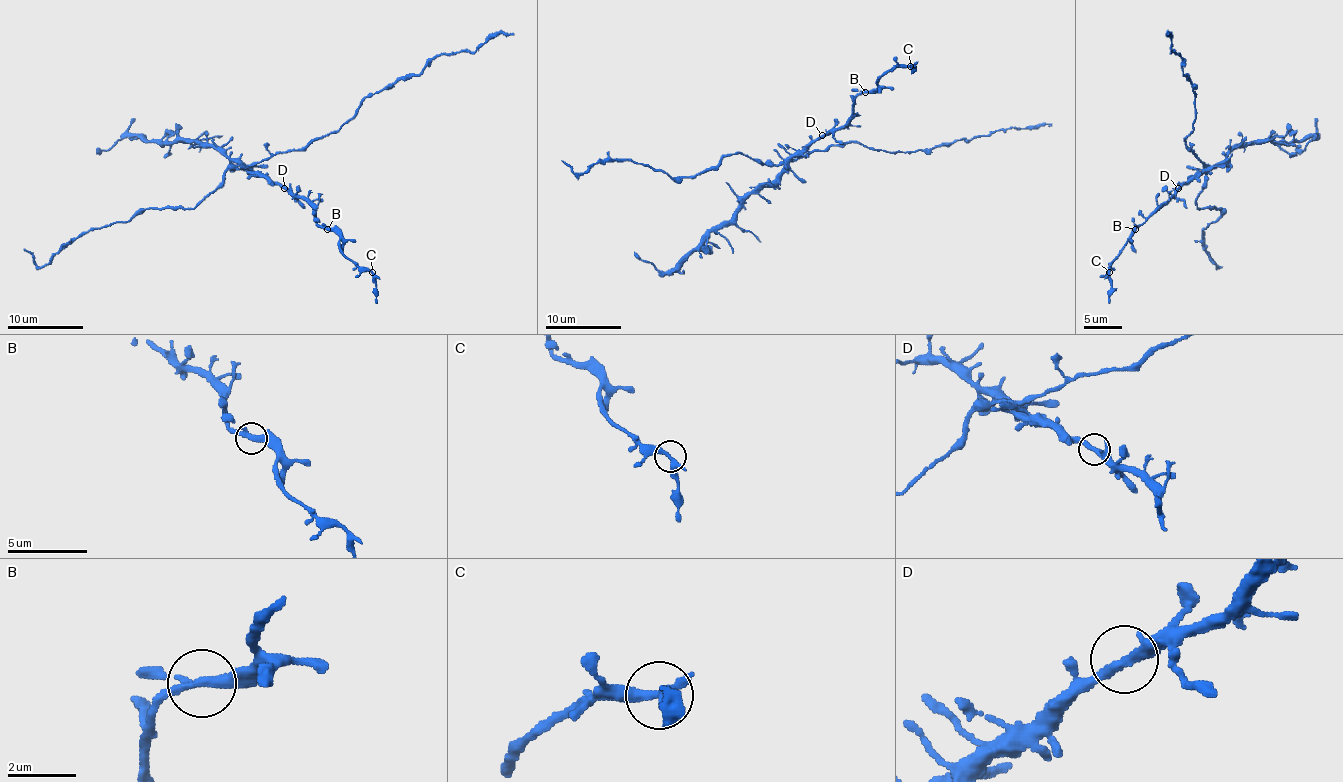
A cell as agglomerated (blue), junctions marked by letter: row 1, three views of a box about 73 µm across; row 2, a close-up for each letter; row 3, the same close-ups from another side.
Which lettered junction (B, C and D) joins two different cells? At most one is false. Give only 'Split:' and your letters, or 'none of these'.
Split: none of these

